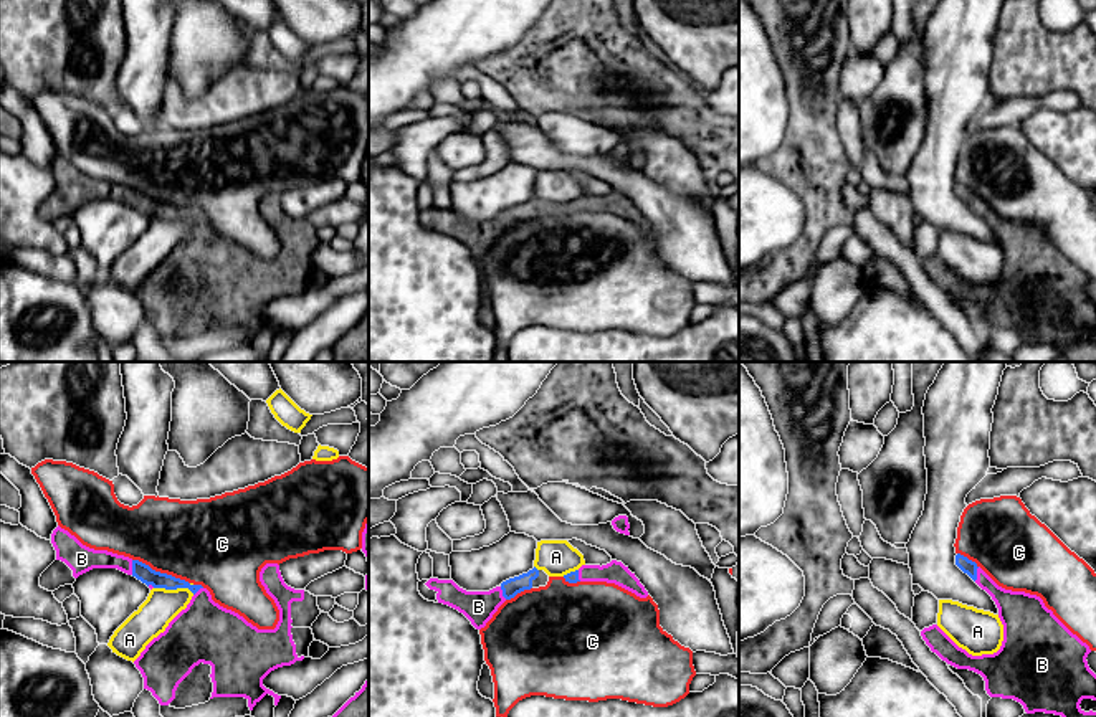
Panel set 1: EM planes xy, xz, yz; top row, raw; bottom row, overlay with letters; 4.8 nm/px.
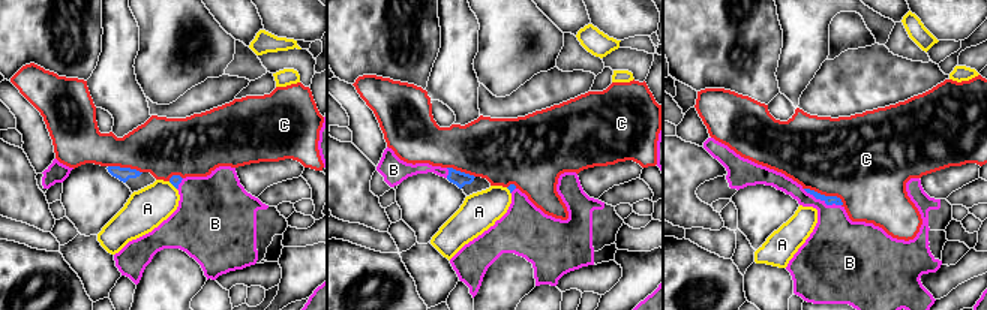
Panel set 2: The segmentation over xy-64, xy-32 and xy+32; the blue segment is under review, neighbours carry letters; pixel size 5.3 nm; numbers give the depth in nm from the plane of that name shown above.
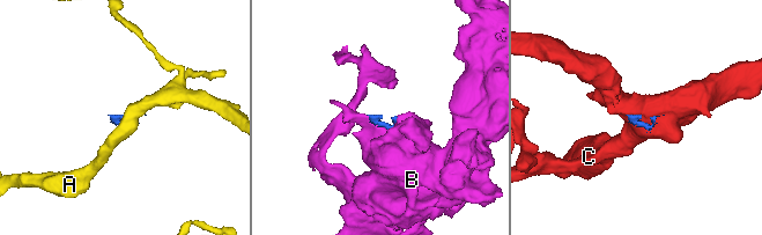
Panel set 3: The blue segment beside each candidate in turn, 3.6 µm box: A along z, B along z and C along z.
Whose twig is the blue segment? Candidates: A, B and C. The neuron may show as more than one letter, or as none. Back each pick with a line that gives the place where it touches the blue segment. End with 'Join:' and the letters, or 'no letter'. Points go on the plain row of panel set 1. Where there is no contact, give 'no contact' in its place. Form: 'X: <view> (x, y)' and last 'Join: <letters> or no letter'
B: xy (133, 197)
Join: B

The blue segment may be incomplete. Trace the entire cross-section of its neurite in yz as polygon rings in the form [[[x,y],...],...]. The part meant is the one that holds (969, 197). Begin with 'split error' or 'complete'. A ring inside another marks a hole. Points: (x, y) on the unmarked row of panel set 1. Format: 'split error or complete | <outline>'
split error | [[[960,183],[955,185],[955,195],[995,231],[1003,254],[1003,271],[994,284],[972,286],[937,254],[932,254],[921,261],[931,281],[957,299],[980,304],[990,327],[1013,329],[1023,335],[1027,344],[1061,345],[1070,362],[1096,362],[1096,342],[1084,342],[1079,337],[1083,329],[1096,330],[1096,304],[1086,291],[1091,283],[1089,276],[1073,264],[1040,226],[998,216],[975,192]]]

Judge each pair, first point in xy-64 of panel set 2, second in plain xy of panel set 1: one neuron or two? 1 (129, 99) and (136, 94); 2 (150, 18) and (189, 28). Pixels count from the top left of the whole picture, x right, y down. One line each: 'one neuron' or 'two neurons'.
1: one neuron
2: one neuron

